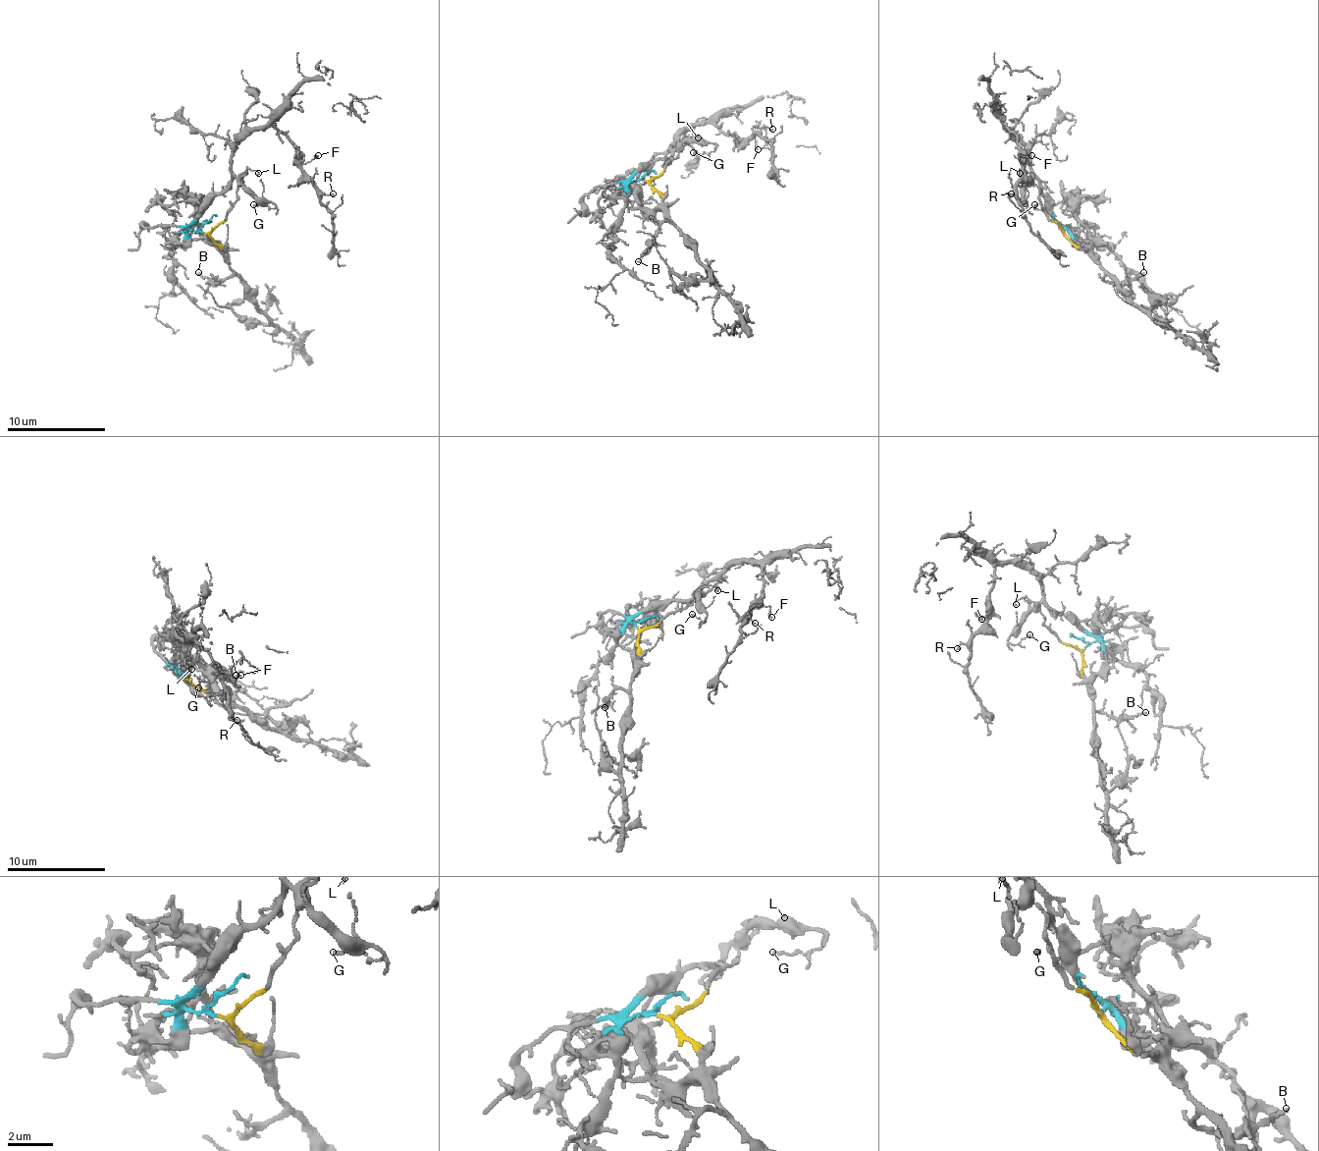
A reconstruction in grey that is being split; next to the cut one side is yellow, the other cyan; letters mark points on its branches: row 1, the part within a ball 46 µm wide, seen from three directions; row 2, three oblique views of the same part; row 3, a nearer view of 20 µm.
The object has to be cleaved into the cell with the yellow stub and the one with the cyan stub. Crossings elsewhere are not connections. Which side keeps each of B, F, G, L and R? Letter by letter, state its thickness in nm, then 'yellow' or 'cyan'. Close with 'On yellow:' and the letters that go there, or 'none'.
B: calibre 150 nm; yellow
F: calibre 120 nm; cyan
G: calibre 110 nm; cyan
L: calibre 130 nm; cyan
R: calibre 130 nm; cyan
On yellow: B

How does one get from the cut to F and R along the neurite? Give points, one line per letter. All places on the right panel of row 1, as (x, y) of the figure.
F: (1063, 233), (1063, 225), (1037, 183), (1026, 148), (1006, 126), (1016, 137), (1023, 163), (1018, 158), (1030, 156)
R: (1063, 233), (1026, 148), (1006, 126), (1016, 137), (1021, 151), (1021, 181), (1011, 192)

